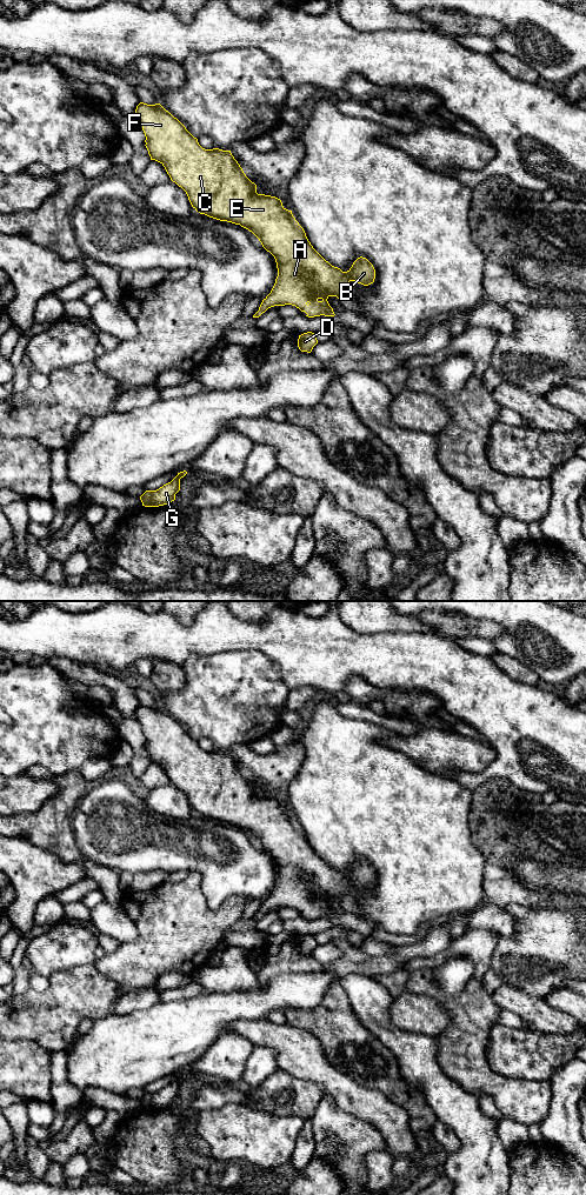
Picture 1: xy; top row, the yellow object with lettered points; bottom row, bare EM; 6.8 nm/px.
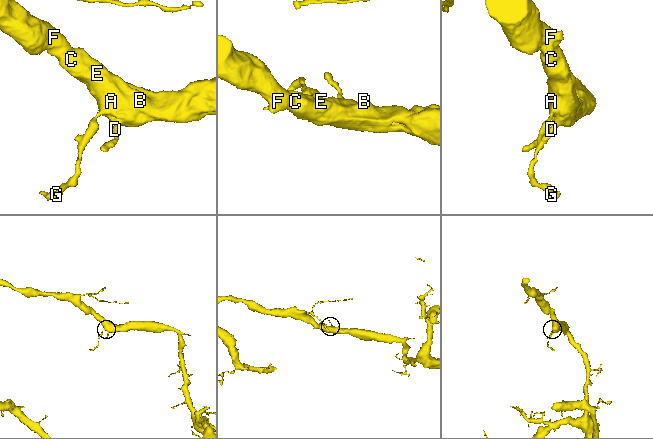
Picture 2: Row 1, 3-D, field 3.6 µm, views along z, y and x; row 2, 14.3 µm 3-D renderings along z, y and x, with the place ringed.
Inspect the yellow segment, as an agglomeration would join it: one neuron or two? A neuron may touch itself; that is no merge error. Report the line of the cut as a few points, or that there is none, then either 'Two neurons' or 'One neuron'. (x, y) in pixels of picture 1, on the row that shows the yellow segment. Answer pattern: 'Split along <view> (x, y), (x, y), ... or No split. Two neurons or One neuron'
No split. One neuron

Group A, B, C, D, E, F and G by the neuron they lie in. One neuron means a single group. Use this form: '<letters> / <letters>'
A B C D E F G

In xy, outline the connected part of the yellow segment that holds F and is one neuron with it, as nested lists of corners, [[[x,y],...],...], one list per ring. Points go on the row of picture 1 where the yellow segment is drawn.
[[[140,102],[135,118],[142,126],[151,160],[165,167],[171,180],[186,192],[192,207],[200,214],[248,229],[274,256],[278,268],[275,283],[253,318],[259,318],[271,307],[285,305],[295,306],[308,318],[334,316],[327,301],[329,296],[337,296],[340,301],[345,293],[349,293],[349,281],[364,286],[374,282],[375,269],[366,258],[358,258],[347,272],[326,261],[313,248],[292,211],[286,209],[280,199],[257,193],[257,185],[246,176],[231,151],[202,148],[198,139],[160,104]]]

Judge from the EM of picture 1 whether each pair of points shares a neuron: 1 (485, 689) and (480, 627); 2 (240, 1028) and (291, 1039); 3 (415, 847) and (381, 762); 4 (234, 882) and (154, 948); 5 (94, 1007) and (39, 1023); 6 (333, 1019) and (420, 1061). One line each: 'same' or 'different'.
1: different
2: same
3: same
4: different
5: same
6: different

